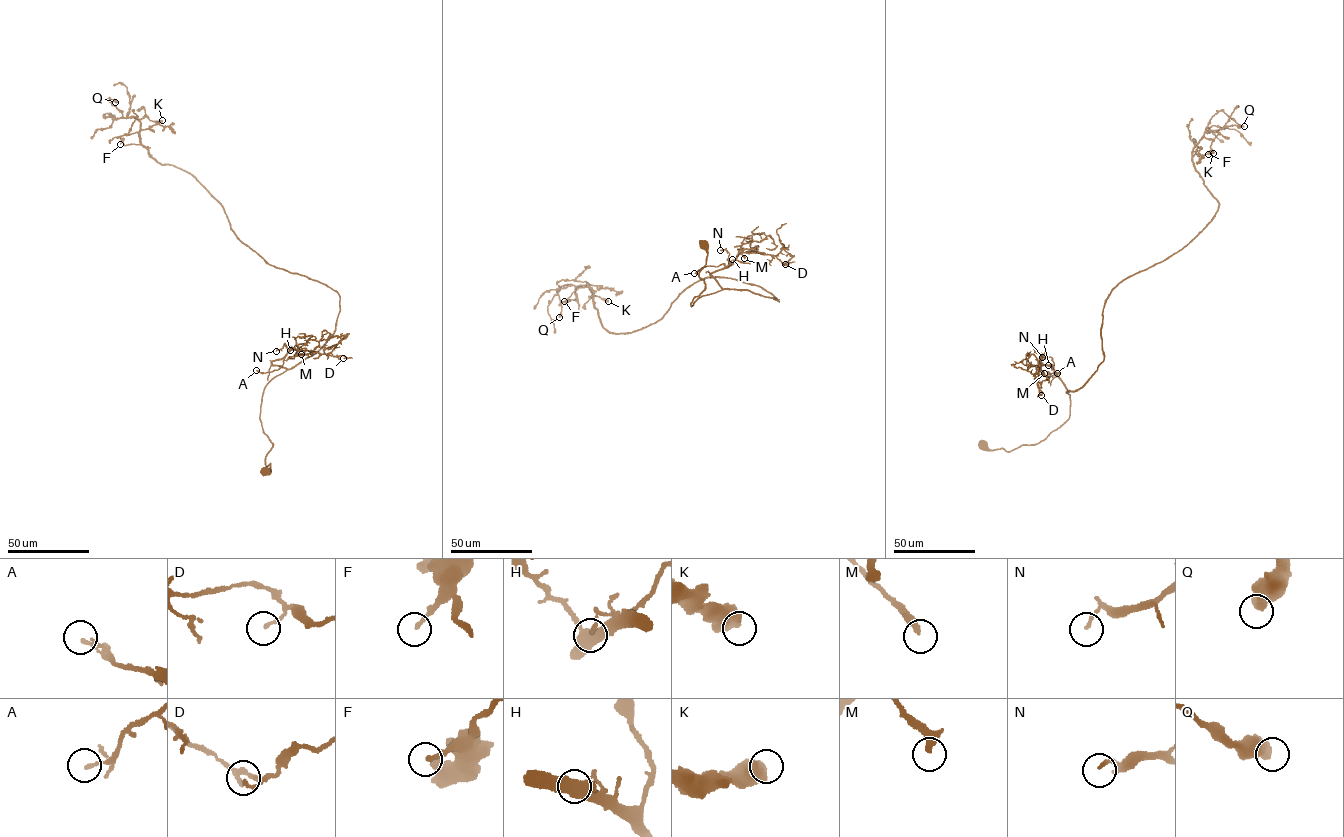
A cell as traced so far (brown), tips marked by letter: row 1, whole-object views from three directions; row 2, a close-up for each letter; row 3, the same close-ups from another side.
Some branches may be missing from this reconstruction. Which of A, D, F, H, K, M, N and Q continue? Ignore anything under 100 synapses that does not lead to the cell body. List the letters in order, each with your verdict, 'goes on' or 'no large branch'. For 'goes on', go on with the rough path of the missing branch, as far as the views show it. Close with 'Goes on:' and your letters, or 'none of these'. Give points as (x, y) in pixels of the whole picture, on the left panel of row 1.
A: no large branch
D: no large branch
F: no large branch
H: no large branch
K: no large branch
M: no large branch
N: no large branch
Q: no large branch
Goes on: none of these

